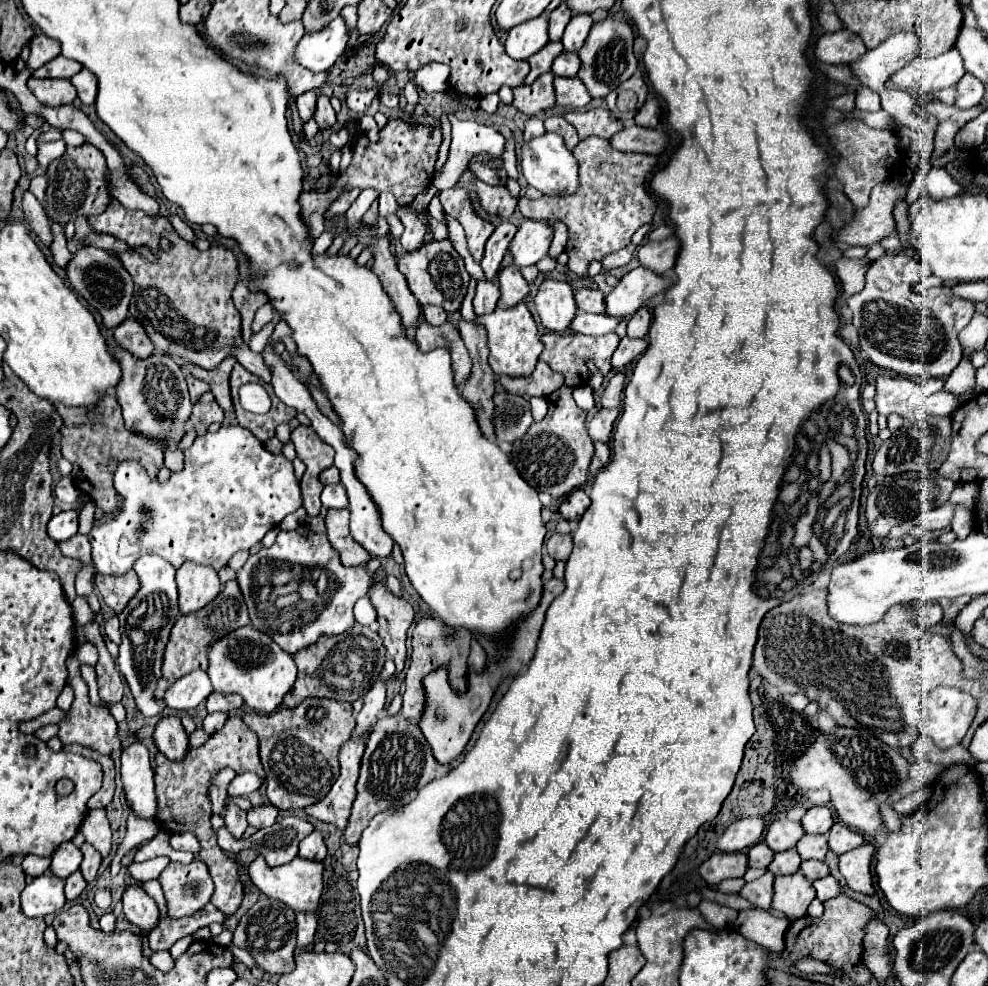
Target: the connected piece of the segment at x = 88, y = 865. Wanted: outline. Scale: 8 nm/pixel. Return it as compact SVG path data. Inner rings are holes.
M84 843L84 845L80 847L80 851L82 851L82 855L84 855L84 861L82 861L82 865L80 865L80 871L82 871L82 875L84 875L86 881L94 881L98 869L100 869L100 865L102 865L102 855L100 855L100 851L94 849L90 843Z

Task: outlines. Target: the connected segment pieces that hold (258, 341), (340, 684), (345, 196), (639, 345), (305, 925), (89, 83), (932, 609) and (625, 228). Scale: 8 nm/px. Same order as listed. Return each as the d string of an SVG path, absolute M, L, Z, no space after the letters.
M274 312L274 316L271 322L269 322L268 324L266 324L261 331L259 331L258 333L254 334L250 341L249 341L249 345L250 345L250 349L252 349L252 351L260 353L263 351L263 349L265 348L266 344L268 343L268 340L270 338L270 335L273 333L274 331L274 327L276 326L276 324L281 320L281 315L279 315L278 313Z
M356 623L352 629L336 637L320 637L316 645L296 651L294 661L298 665L298 677L294 687L284 697L286 707L298 707L306 697L364 697L376 677L380 677L380 669L386 661L386 649L376 631Z
M348 189L348 191L342 191L340 197L332 201L332 207L328 209L328 213L324 213L326 223L332 223L332 219L334 219L336 215L344 215L344 213L348 211L348 207L352 205L352 201L358 197L358 193L360 193L360 189Z
M620 339L618 349L612 355L612 369L622 369L624 365L632 363L640 353L644 353L644 349L648 347L646 339Z
M298 913L296 915L296 947L308 949L316 935L316 915L314 913Z
M82 69L80 73L76 73L72 79L70 79L78 91L78 99L84 103L84 105L92 105L96 101L96 93L98 93L98 81L94 77L92 71L88 69Z
M930 603L930 605L920 605L918 609L918 617L916 617L916 625L920 627L930 627L942 621L942 607L938 603Z
M602 137L582 139L572 153L580 165L580 189L574 195L566 197L544 195L538 201L520 197L518 207L522 215L528 219L538 221L560 219L568 225L568 243L566 243L566 253L570 257L568 269L584 277L588 263L592 259L600 261L604 255L626 247L636 229L652 221L656 201L648 191L646 183L658 159L646 153L614 151L608 139Z

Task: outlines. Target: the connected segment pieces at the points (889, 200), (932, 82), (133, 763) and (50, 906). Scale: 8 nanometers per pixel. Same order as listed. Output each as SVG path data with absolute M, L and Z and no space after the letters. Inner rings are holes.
M884 181L884 183L876 185L870 193L868 207L854 213L854 221L836 233L836 241L846 243L846 245L866 245L866 247L880 243L884 237L888 237L888 233L892 233L896 229L896 221L894 221L892 211L898 201L906 199L908 189L910 189L910 183L896 183L896 181Z
M952 47L950 51L934 59L924 57L914 59L912 65L908 65L902 71L896 71L890 77L890 81L894 83L896 89L902 91L922 89L926 93L932 93L954 85L962 75L964 75L964 61L956 51L956 47Z
M132 743L122 751L120 775L124 797L138 819L156 819L154 769L148 749L142 743Z
M52 873L36 877L20 895L22 911L28 917L46 917L48 913L58 913L64 903L64 881Z

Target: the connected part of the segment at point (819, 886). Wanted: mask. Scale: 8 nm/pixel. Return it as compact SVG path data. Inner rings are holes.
M828 875L828 877L824 877L824 879L818 879L818 881L814 881L812 885L814 885L814 889L816 889L816 893L818 893L816 897L818 897L820 901L832 899L832 897L836 897L836 895L842 893L842 887L840 887L838 879L832 877L832 875Z

